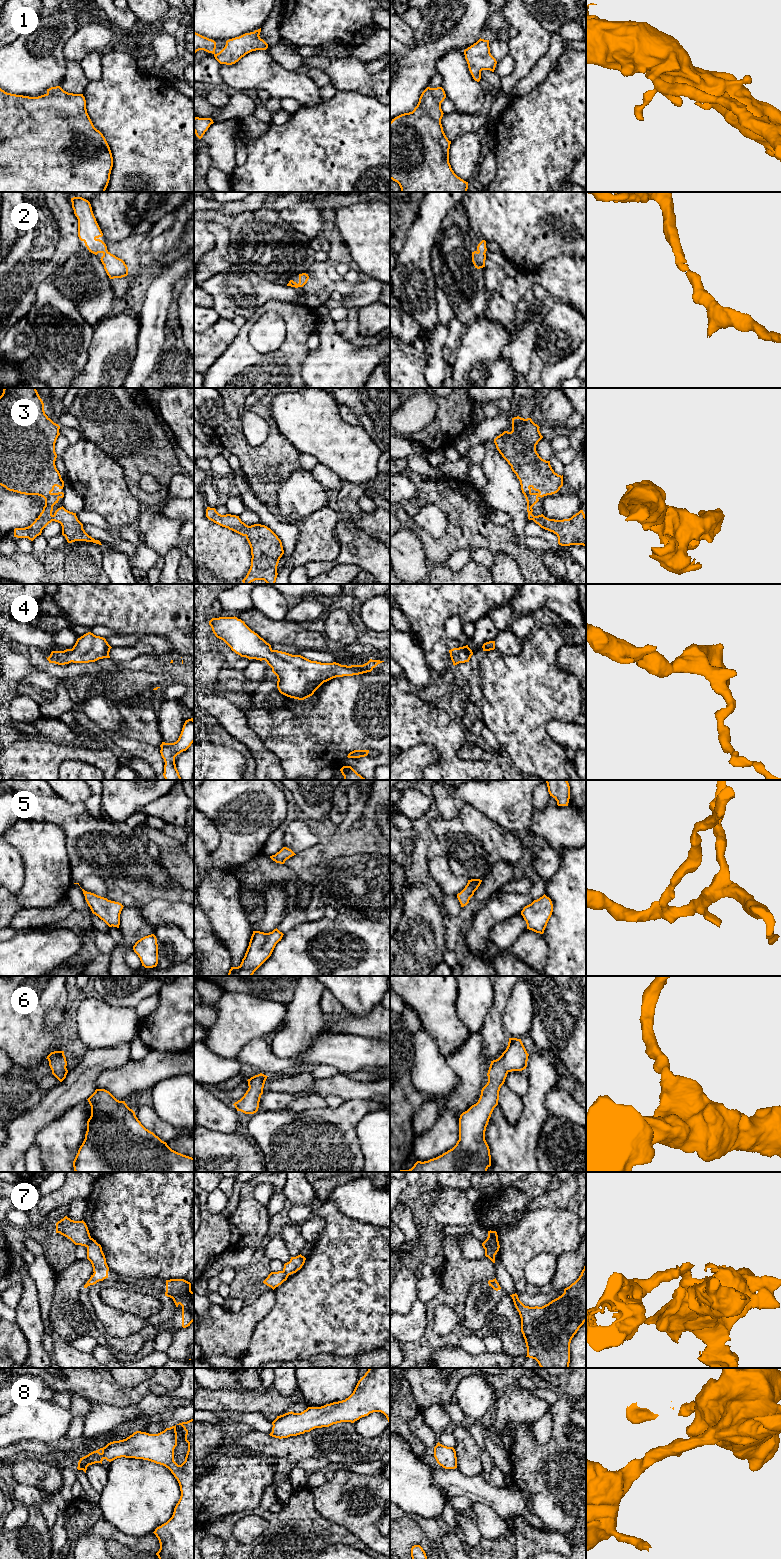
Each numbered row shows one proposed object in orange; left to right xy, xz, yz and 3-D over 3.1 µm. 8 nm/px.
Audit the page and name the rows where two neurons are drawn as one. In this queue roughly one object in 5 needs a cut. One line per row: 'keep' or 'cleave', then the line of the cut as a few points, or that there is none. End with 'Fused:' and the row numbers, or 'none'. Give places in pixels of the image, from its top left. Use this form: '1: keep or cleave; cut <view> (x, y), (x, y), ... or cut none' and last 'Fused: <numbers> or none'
1: keep; cut none
2: keep; cut none
3: keep; cut none
4: keep; cut none
5: keep; cut none
6: keep; cut none
7: cleave; cut yz (487, 1238), (497, 1251)
8: keep; cut none
Fused: 7

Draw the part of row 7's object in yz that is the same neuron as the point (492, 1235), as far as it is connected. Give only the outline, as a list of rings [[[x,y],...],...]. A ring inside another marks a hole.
[[[491,1230],[488,1231],[487,1239],[489,1240],[493,1249],[495,1249],[496,1251],[499,1251],[500,1245],[499,1245],[499,1241],[498,1241],[497,1232],[496,1231],[491,1231]]]

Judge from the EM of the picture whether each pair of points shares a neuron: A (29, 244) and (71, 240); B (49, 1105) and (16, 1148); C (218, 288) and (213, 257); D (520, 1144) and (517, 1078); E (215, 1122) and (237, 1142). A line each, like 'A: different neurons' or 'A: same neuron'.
A: same neuron
B: same neuron
C: different neurons
D: different neurons
E: different neurons

